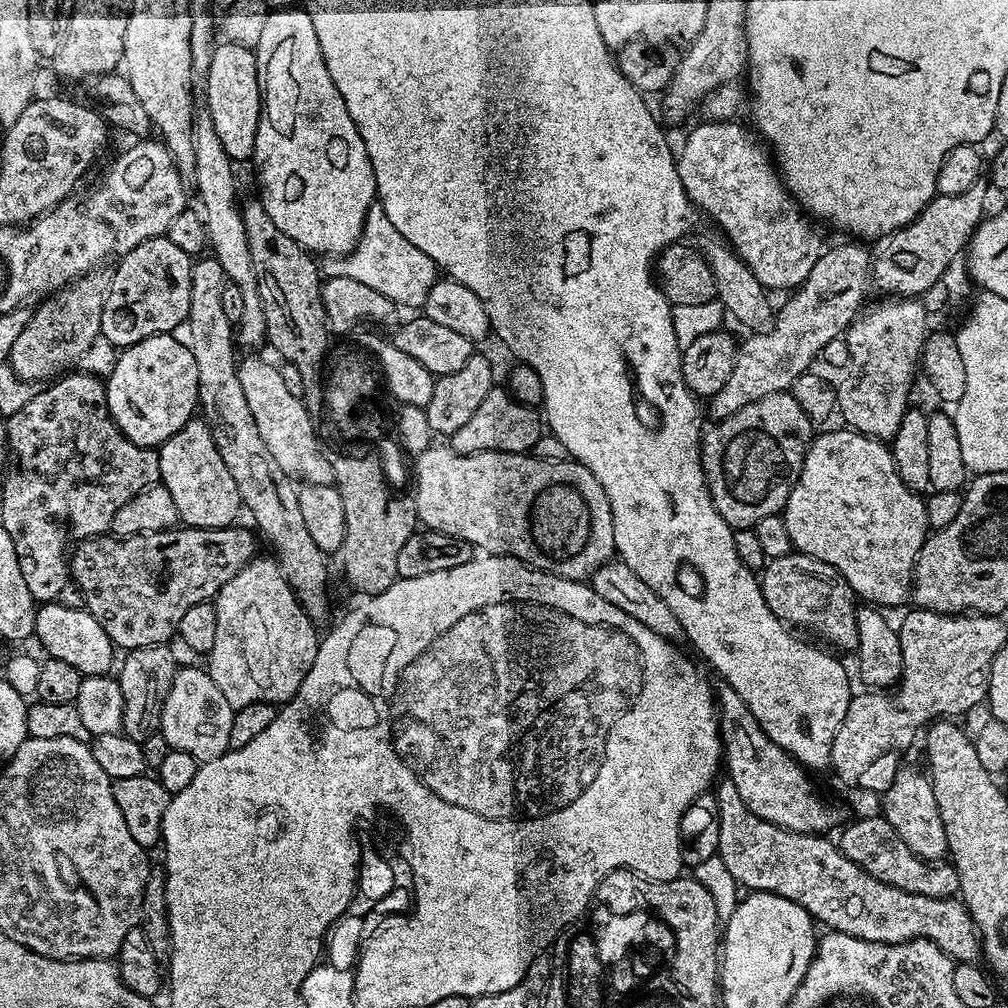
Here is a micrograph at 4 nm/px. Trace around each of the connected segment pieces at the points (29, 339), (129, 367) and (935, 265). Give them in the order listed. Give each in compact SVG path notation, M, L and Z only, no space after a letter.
M97 270L71 280L64 288L59 288L29 315L22 334L14 342L6 364L12 368L17 378L29 382L48 382L57 374L81 359L91 344L100 335L102 306L106 306L106 294L110 290L112 272Z
M172 334L151 336L123 349L116 357L112 372L106 377L108 409L112 420L120 427L122 434L130 438L130 442L143 448L159 449L171 436L178 434L188 420L193 419L198 408L198 365L187 343L176 338Z
M977 186L966 194L935 195L915 220L899 228L883 241L884 249L875 253L870 273L871 283L880 294L892 298L920 298L939 280L945 279L948 267L972 243L972 235L986 218L984 203L989 189Z

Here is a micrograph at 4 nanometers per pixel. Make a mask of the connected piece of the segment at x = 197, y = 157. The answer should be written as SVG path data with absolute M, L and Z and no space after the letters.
M207 106L196 109L196 116L192 120L194 134L194 183L196 192L200 195L199 211L204 218L204 225L208 231L208 248L211 255L222 266L227 283L238 286L242 290L242 318L238 325L238 340L248 347L256 347L266 340L266 318L264 307L258 294L254 262L250 262L250 242L246 242L246 226L242 222L240 213L241 201L236 200L236 172L234 162L222 150L222 141L214 130L214 118L210 118Z

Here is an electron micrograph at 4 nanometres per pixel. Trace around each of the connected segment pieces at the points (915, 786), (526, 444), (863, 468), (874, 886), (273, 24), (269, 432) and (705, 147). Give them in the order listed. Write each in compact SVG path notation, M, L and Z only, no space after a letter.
M901 766L896 769L894 782L882 794L884 819L894 826L898 838L924 860L940 862L948 856L946 826L942 826L942 814L938 810L938 798L934 798L932 781L923 771Z
M493 386L490 394L482 401L482 406L474 410L470 422L462 426L450 437L450 447L458 454L478 454L479 452L523 452L531 453L542 435L542 420L535 407L521 404L513 399L507 387Z
M824 432L808 445L804 465L783 510L786 530L790 530L793 549L804 556L818 558L826 566L834 566L861 601L872 606L900 604L909 599L916 559L930 535L924 500L898 478L891 447L885 441L860 432Z
M721 779L719 783L715 785L714 799L716 802L716 813L718 814L719 863L724 863L725 870L728 871L742 887L748 888L744 890L747 890L749 893L769 892L770 894L778 894L782 898L786 898L790 902L802 906L802 910L809 912L817 925L823 926L823 924L825 924L823 926L825 929L833 932L841 932L842 934L850 934L854 938L862 938L866 942L901 944L907 940L929 940L937 944L947 956L951 956L953 961L976 962L981 959L982 949L980 947L980 933L976 931L976 923L972 920L972 916L968 913L968 909L964 907L959 899L953 898L950 900L943 900L942 898L926 898L922 894L910 894L906 890L898 890L898 886L890 886L886 882L878 882L878 878L866 874L866 870L862 870L862 866L850 862L850 858L846 858L846 854L842 854L839 843L832 841L831 844L831 842L828 841L829 837L827 835L817 834L815 832L791 832L785 828L779 828L777 824L766 822L766 818L758 818L758 814L754 814L754 810L750 810L750 806L746 806L746 802L742 802L742 798L738 794L738 789L734 787L734 782L730 779Z
M303 7L269 11L266 26L262 30L262 38L258 38L258 46L254 51L258 66L258 82L260 83L260 121L258 122L254 153L254 165L256 164L257 170L260 171L258 199L264 204L266 214L270 214L270 222L274 222L274 226L278 226L278 230L282 230L282 234L294 238L294 242L301 244L309 254L321 252L321 257L324 258L345 256L353 251L359 241L368 208L377 199L376 179L372 163L366 154L366 146L354 126L354 118L350 118L350 110L346 110L346 102L342 102L342 94L338 94L338 86L334 86L334 78L330 78L330 70L326 70L326 62L322 58L322 46L318 46L318 34L314 34L314 25L305 14Z
M248 354L245 360L243 357L239 361L238 382L242 382L242 394L246 394L250 414L254 414L254 426L258 426L262 442L266 442L266 450L270 450L274 462L282 466L284 473L300 484L333 483L330 462L316 437L317 425L307 414L303 399L291 395L286 382L282 382L279 367L275 363L272 365L259 360L256 354Z
M705 119L703 123L689 130L676 156L678 178L682 180L686 194L703 215L705 212L724 231L723 239L744 259L746 266L750 266L765 290L799 288L826 247L826 241L816 229L819 227L789 194L769 149L747 127L744 129L740 122L730 120Z

